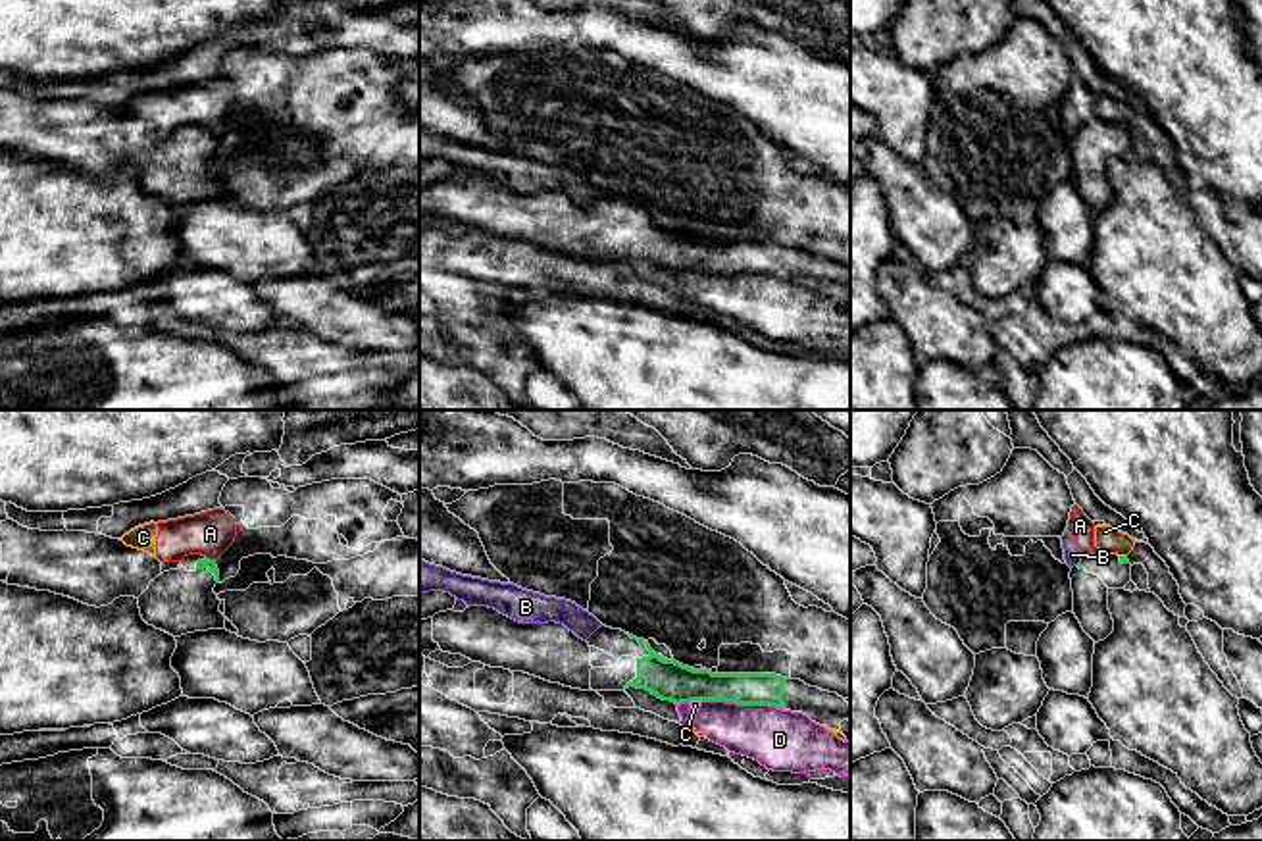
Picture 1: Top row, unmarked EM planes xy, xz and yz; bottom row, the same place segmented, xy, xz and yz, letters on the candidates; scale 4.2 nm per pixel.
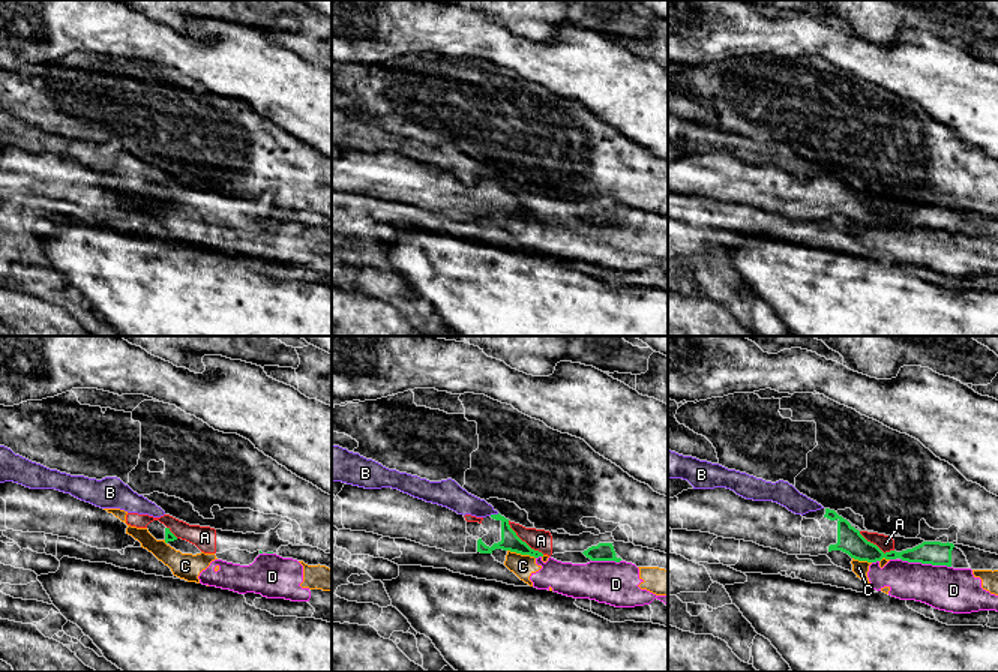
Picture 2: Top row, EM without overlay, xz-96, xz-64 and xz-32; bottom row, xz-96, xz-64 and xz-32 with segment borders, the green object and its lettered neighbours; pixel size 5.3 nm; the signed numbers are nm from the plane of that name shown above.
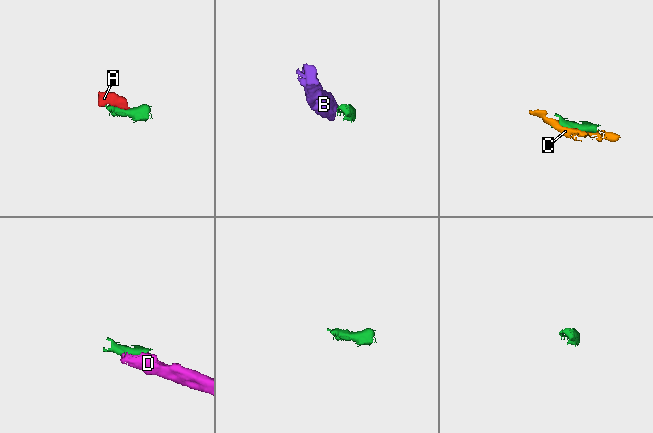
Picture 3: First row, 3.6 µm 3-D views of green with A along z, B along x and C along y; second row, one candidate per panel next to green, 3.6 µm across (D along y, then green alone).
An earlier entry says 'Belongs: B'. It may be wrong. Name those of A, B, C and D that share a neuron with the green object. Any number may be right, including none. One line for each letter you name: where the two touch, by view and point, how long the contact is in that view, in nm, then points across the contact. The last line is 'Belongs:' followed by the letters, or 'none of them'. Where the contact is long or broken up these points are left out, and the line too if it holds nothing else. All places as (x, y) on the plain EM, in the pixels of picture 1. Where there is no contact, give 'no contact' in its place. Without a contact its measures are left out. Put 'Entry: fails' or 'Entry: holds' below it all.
Belongs: none of them
Entry: fails

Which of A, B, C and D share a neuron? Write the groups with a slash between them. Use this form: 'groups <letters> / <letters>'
groups A B C D

